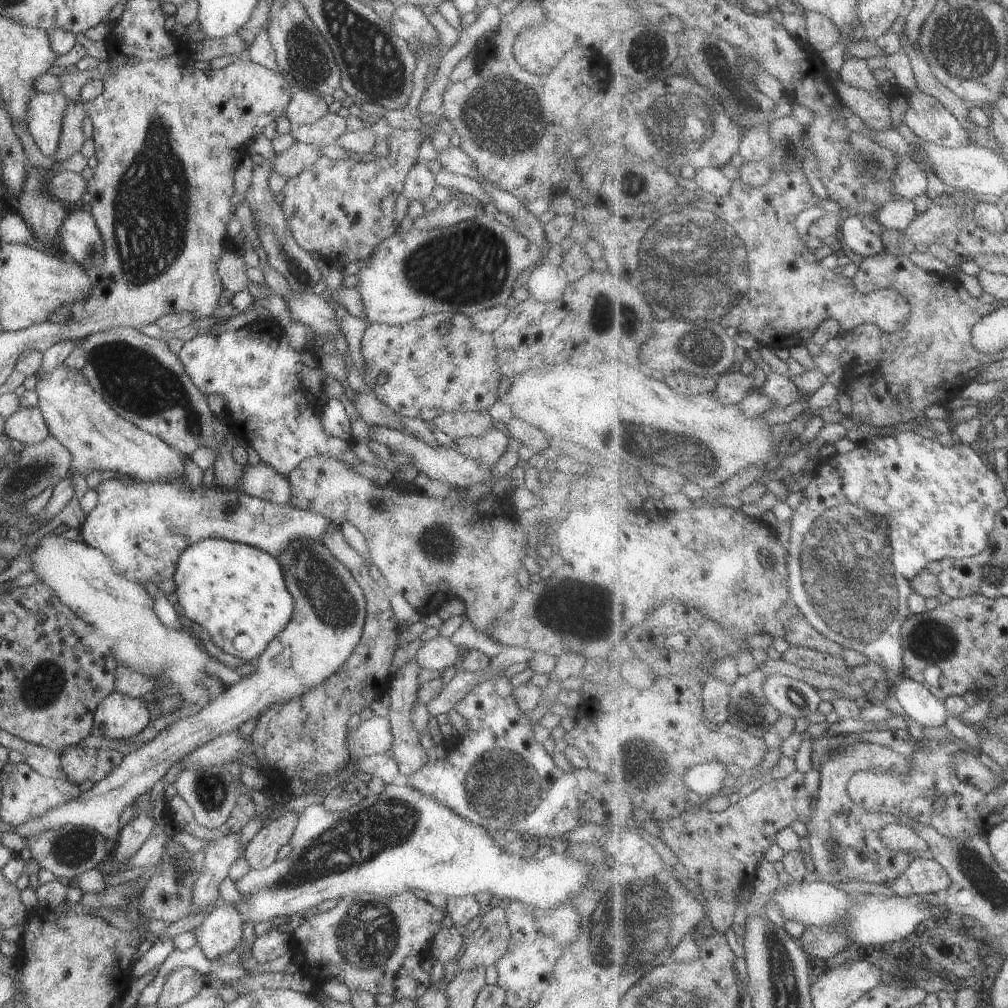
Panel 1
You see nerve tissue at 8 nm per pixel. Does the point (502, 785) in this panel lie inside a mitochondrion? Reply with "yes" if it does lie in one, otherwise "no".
yes

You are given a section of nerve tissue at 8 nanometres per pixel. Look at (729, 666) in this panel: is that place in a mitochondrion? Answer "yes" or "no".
no

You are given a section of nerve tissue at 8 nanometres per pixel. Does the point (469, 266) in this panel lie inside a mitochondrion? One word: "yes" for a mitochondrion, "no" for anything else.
yes

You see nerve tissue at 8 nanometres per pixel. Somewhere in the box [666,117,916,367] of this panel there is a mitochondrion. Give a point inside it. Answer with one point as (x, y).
(865, 163)

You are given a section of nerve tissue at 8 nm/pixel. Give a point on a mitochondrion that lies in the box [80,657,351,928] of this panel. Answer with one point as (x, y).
(211, 788)

